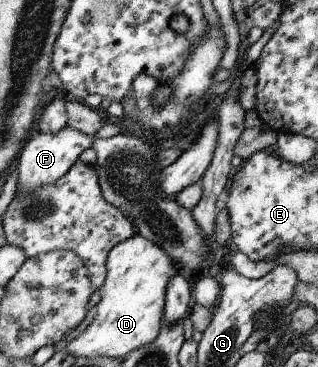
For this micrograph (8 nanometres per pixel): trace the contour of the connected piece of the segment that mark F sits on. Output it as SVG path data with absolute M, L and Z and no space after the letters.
M66 125L54 133L33 132L19 151L17 191L29 196L42 186L60 179L79 160L80 154L93 147L93 136Z

